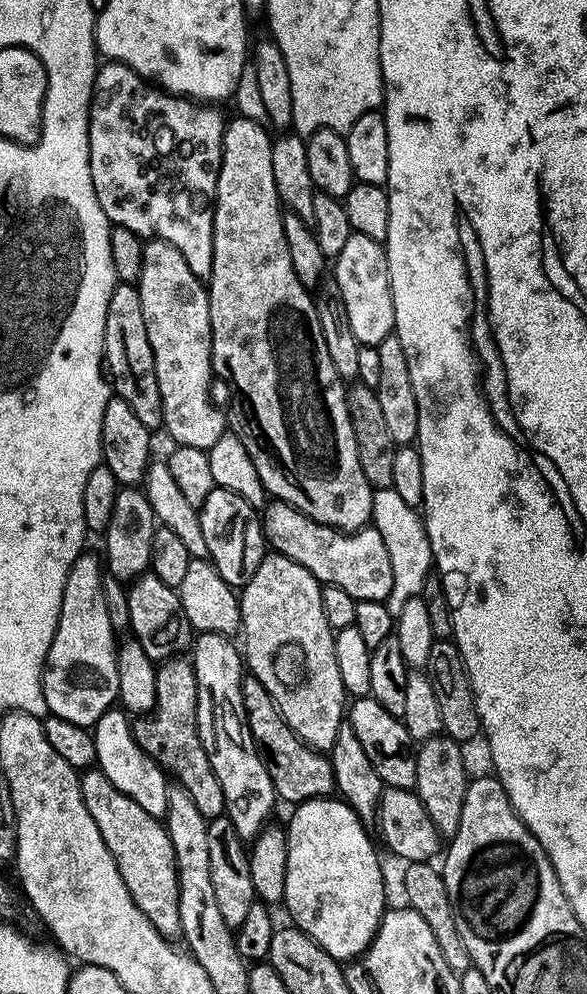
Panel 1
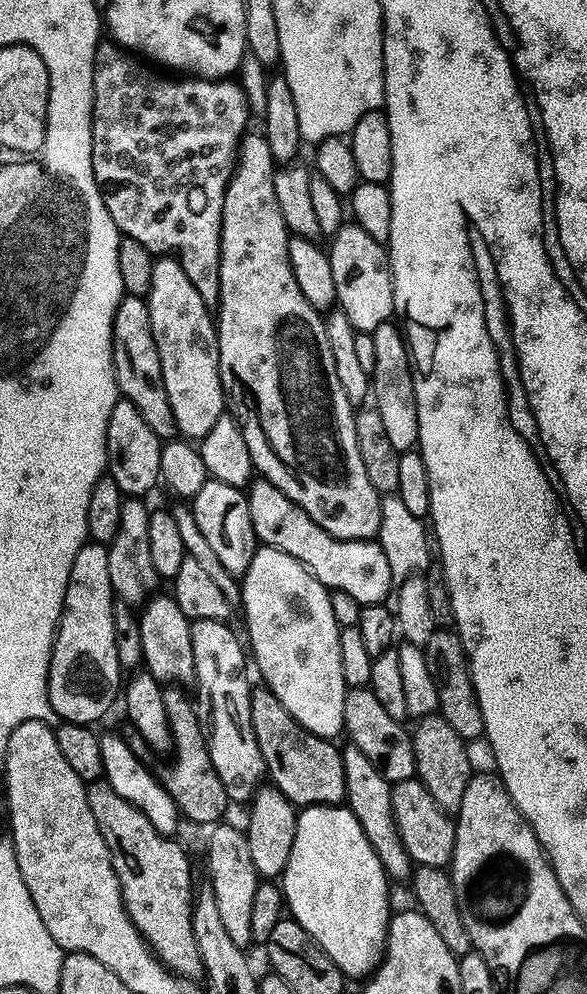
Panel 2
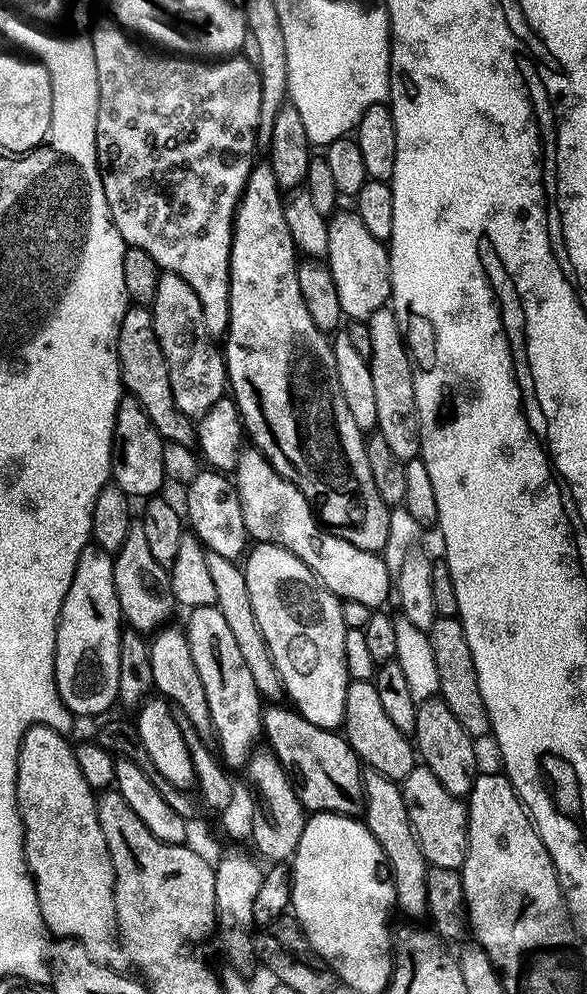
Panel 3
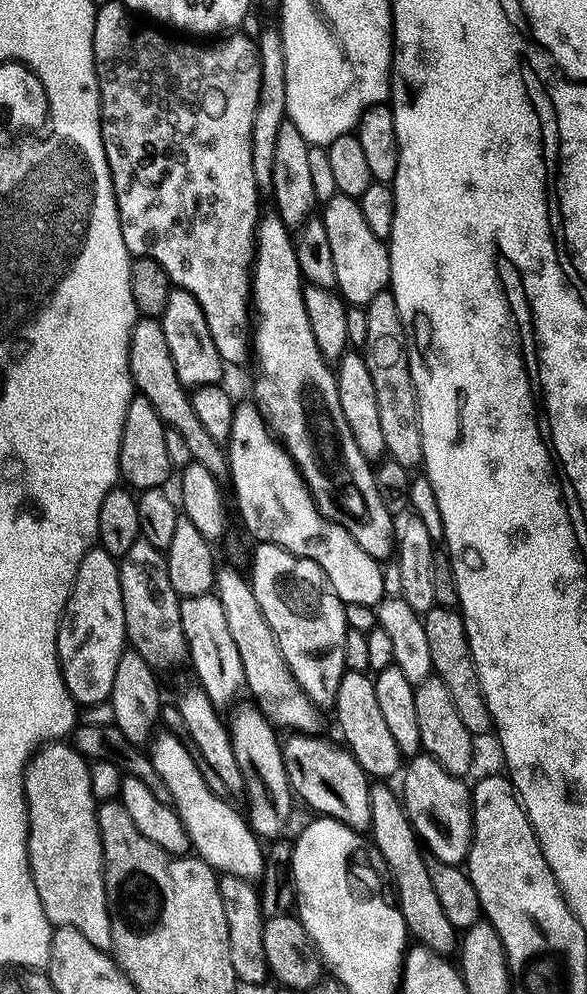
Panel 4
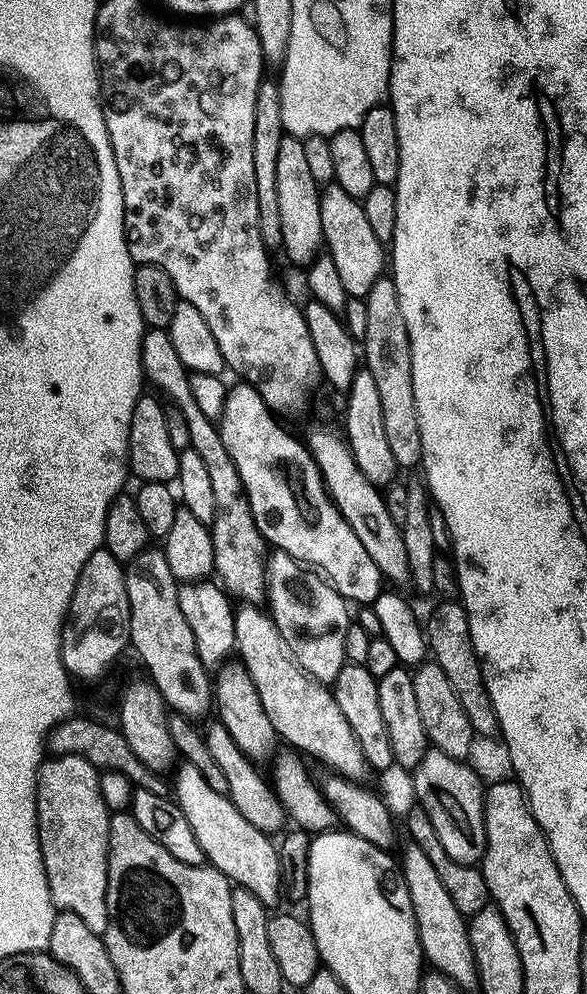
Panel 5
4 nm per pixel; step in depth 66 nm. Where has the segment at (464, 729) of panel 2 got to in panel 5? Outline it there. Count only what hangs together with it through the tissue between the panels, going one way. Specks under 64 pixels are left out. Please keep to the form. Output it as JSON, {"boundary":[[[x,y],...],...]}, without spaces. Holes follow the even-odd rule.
{"boundary":[[[456,600],[439,601],[440,605],[433,610],[426,620],[426,648],[431,659],[446,674],[450,686],[454,686],[454,694],[458,694],[458,702],[462,702],[462,710],[466,710],[466,718],[470,718],[470,726],[475,735],[495,736],[499,733],[498,714],[494,714],[494,702],[490,702],[490,694],[486,694],[486,682],[480,669],[480,659],[470,638],[470,622],[463,603]]]}

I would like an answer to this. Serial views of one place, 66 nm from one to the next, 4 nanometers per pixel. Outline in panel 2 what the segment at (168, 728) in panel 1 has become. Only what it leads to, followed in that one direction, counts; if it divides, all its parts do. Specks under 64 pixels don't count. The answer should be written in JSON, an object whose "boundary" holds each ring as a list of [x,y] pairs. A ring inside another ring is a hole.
{"boundary":[[[178,686],[165,687],[163,692],[163,705],[172,732],[172,752],[176,756],[172,768],[164,776],[162,774],[162,783],[187,821],[190,819],[211,826],[223,819],[222,814],[230,807],[230,801],[216,768],[210,762],[207,741],[196,716],[195,705],[183,692]]]}

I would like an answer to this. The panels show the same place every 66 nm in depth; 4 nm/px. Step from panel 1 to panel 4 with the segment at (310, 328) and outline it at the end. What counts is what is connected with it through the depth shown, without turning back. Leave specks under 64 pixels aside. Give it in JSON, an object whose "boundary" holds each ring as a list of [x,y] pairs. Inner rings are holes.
{"boundary":[[[275,214],[259,217],[256,225],[256,246],[250,269],[250,308],[254,316],[254,327],[250,332],[250,352],[256,356],[260,367],[260,377],[252,384],[251,403],[262,414],[268,431],[284,445],[290,458],[296,463],[296,469],[310,490],[321,516],[341,524],[374,559],[384,562],[396,550],[396,521],[394,514],[382,506],[378,494],[376,474],[373,465],[358,450],[350,426],[346,426],[346,414],[342,414],[342,405],[338,402],[338,386],[333,365],[325,360],[314,334],[310,330],[310,318],[306,318],[302,277],[298,266],[296,242],[288,225]]]}

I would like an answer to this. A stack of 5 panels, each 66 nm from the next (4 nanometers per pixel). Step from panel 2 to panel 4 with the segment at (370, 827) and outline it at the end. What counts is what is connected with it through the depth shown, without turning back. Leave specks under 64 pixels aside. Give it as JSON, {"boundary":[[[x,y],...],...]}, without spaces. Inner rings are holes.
{"boundary":[[[376,782],[373,783],[370,787],[370,810],[372,811],[372,826],[370,829],[370,839],[373,844],[376,845],[376,848],[382,855],[384,856],[384,861],[388,863],[388,867],[390,869],[391,875],[396,875],[396,896],[394,892],[394,900],[398,905],[400,913],[402,914],[402,918],[406,922],[406,926],[408,927],[408,931],[410,933],[411,939],[413,941],[419,942],[434,950],[435,952],[439,952],[441,954],[452,954],[457,951],[458,948],[458,930],[455,926],[450,922],[450,918],[446,914],[446,910],[442,908],[442,902],[438,898],[438,890],[434,890],[434,882],[430,880],[430,870],[428,869],[429,861],[427,859],[424,860],[424,856],[426,857],[425,849],[422,847],[421,841],[418,839],[416,831],[412,828],[412,823],[410,822],[410,818],[408,817],[408,813],[404,811],[404,805],[402,803],[401,797],[399,795],[396,796],[391,792],[390,789],[387,788],[387,783],[384,782]]]}

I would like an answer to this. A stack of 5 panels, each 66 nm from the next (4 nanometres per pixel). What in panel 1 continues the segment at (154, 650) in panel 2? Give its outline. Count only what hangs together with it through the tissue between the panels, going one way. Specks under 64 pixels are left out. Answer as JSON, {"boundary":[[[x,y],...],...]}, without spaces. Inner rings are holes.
{"boundary":[[[150,570],[131,581],[127,590],[130,606],[128,628],[149,658],[153,662],[163,662],[187,653],[194,639],[194,629],[186,618],[186,610],[182,610],[179,591],[166,586],[166,582],[162,582],[162,578],[158,578]]]}

